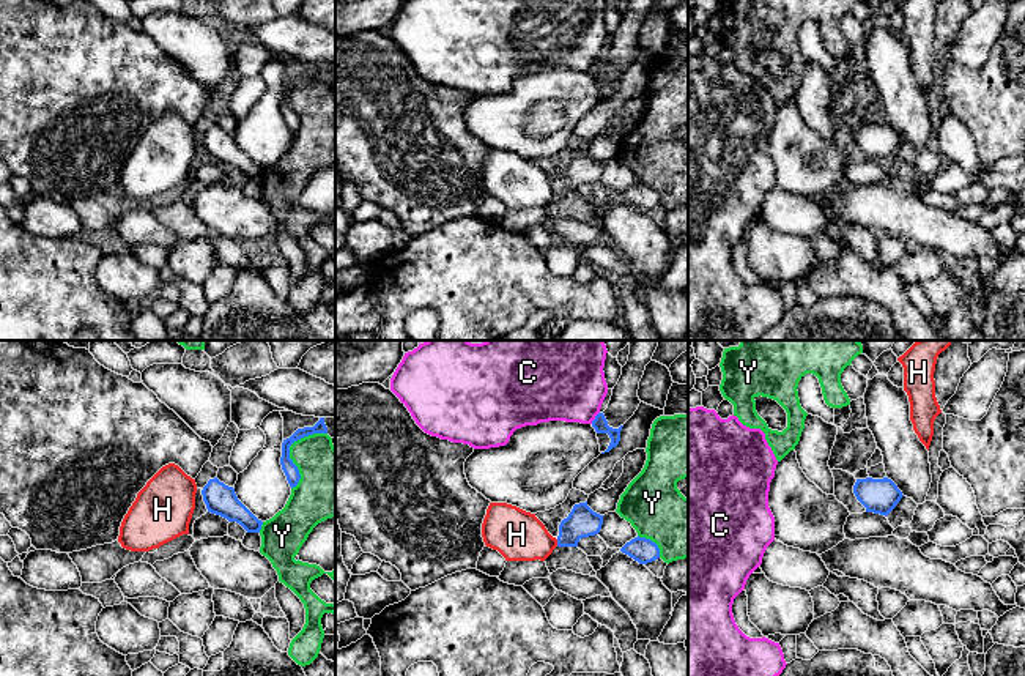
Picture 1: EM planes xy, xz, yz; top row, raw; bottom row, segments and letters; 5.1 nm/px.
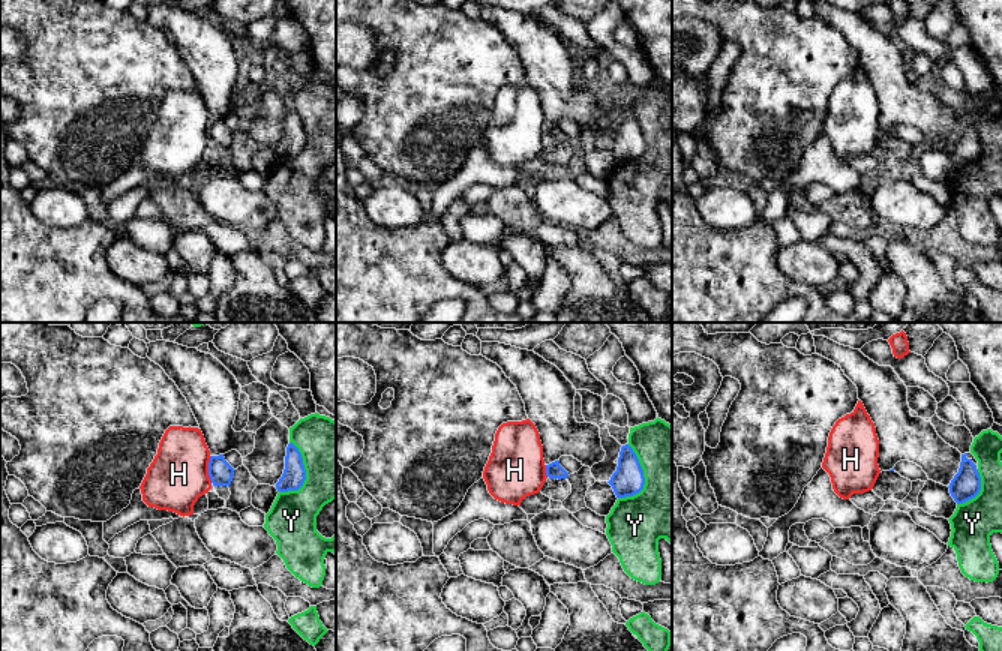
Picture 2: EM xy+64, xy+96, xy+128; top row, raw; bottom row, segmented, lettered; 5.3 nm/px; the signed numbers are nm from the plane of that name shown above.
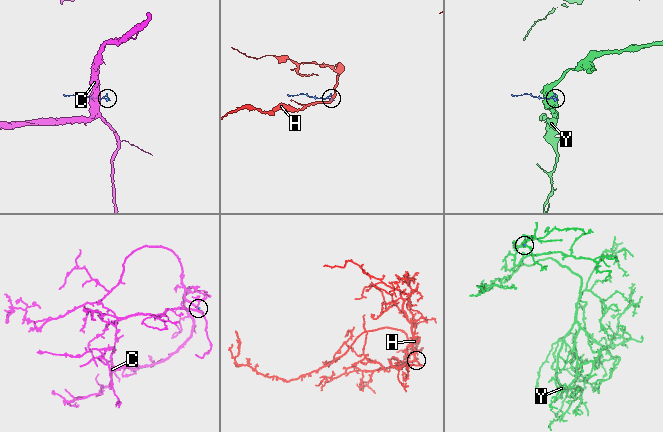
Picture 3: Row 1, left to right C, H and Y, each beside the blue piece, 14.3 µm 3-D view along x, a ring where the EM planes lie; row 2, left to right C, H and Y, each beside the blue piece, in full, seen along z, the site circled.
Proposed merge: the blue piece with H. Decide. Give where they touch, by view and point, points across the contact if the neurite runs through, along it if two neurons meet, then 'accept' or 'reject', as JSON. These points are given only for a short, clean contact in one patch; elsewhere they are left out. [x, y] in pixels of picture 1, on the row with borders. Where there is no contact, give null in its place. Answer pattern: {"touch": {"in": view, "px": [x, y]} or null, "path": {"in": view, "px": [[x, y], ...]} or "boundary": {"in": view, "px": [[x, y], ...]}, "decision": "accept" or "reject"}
{"touch": {"in": "xz", "px": [558, 542]}, "boundary": {"in": "xz", "px": [[556, 539], [558, 546]]}, "decision": "reject"}

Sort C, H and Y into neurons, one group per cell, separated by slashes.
C / H / Y

